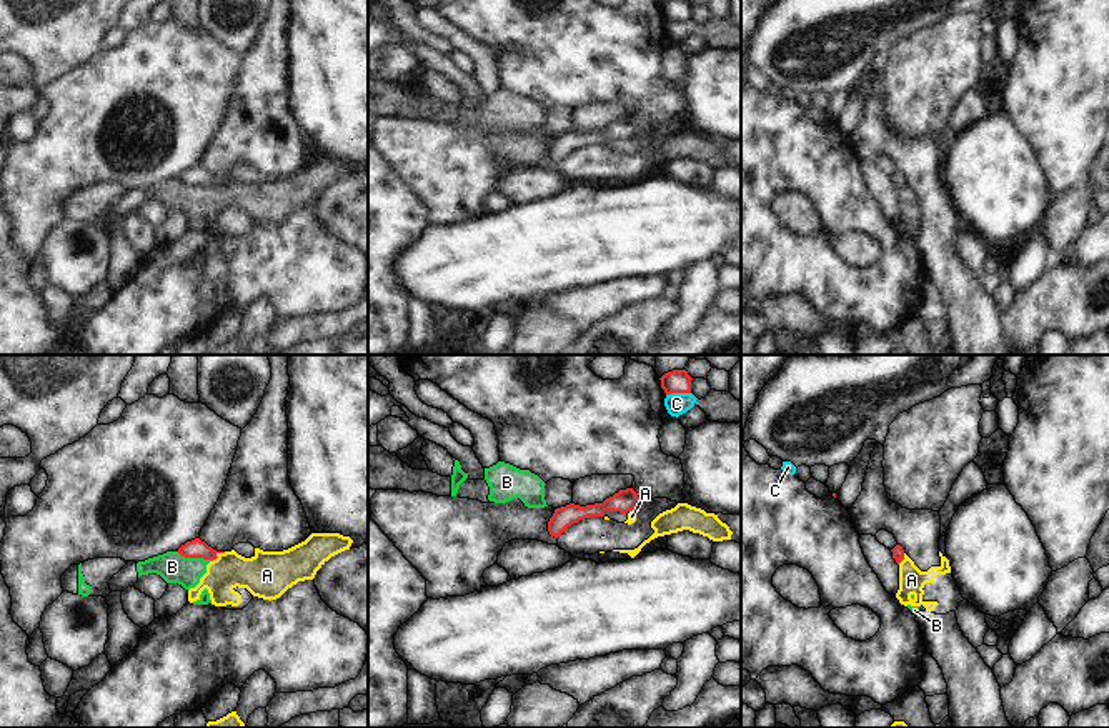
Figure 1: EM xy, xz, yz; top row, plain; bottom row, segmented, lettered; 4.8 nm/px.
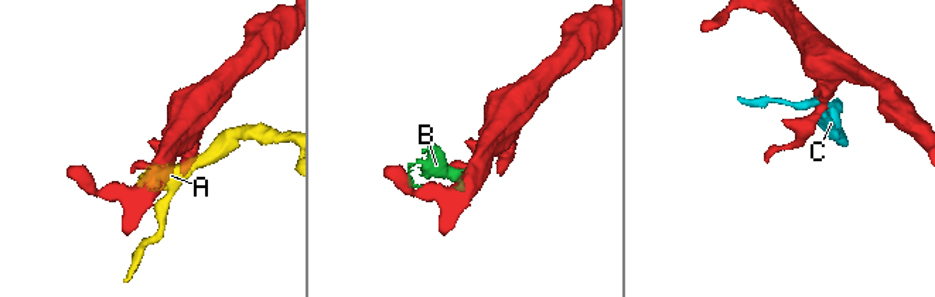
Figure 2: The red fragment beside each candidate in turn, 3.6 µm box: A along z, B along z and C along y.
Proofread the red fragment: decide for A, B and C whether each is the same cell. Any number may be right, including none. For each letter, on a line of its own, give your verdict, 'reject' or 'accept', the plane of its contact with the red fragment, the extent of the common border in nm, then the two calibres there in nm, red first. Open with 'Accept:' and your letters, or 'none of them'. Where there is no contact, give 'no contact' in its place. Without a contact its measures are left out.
Accept: none of them
A: reject | xy | 80 nm | 90/220 nm
B: reject | xy | 180 nm | 90/150 nm
C: reject | xz | 120 nm | 100/110 nm

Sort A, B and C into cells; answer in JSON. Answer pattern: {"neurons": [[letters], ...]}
{"neurons": [["A", "B"], ["C"]]}

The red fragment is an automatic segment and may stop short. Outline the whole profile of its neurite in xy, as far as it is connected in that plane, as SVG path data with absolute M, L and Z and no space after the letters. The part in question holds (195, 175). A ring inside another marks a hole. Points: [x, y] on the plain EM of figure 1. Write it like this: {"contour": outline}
{"contour": "M195 165L182 172L178 175L178 180L185 185L216 187L218 185L216 182L225 178L216 178L211 173L208 173L205 168L201 168L200 165Z"}

